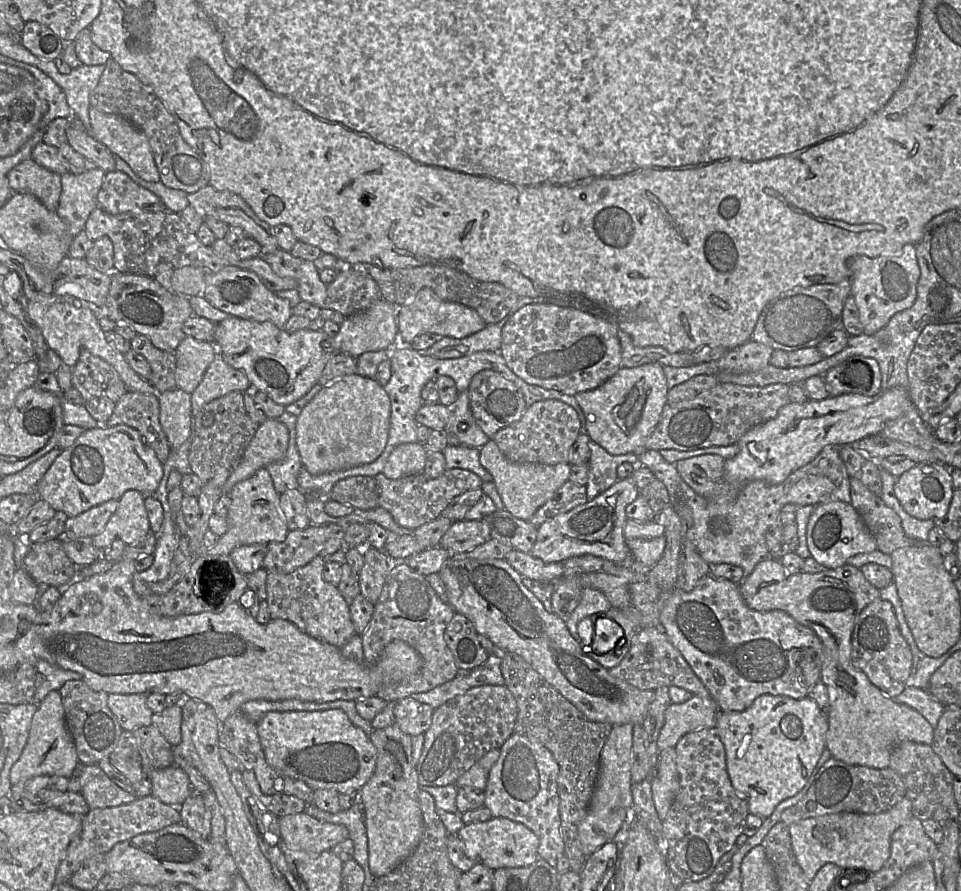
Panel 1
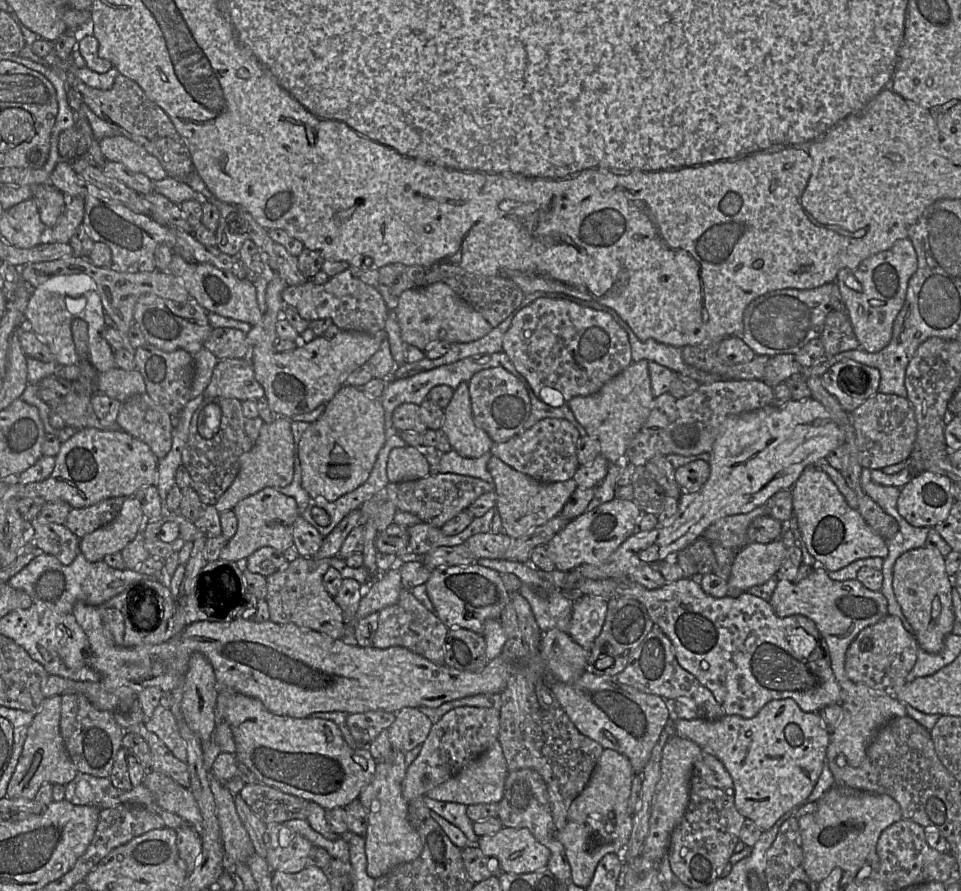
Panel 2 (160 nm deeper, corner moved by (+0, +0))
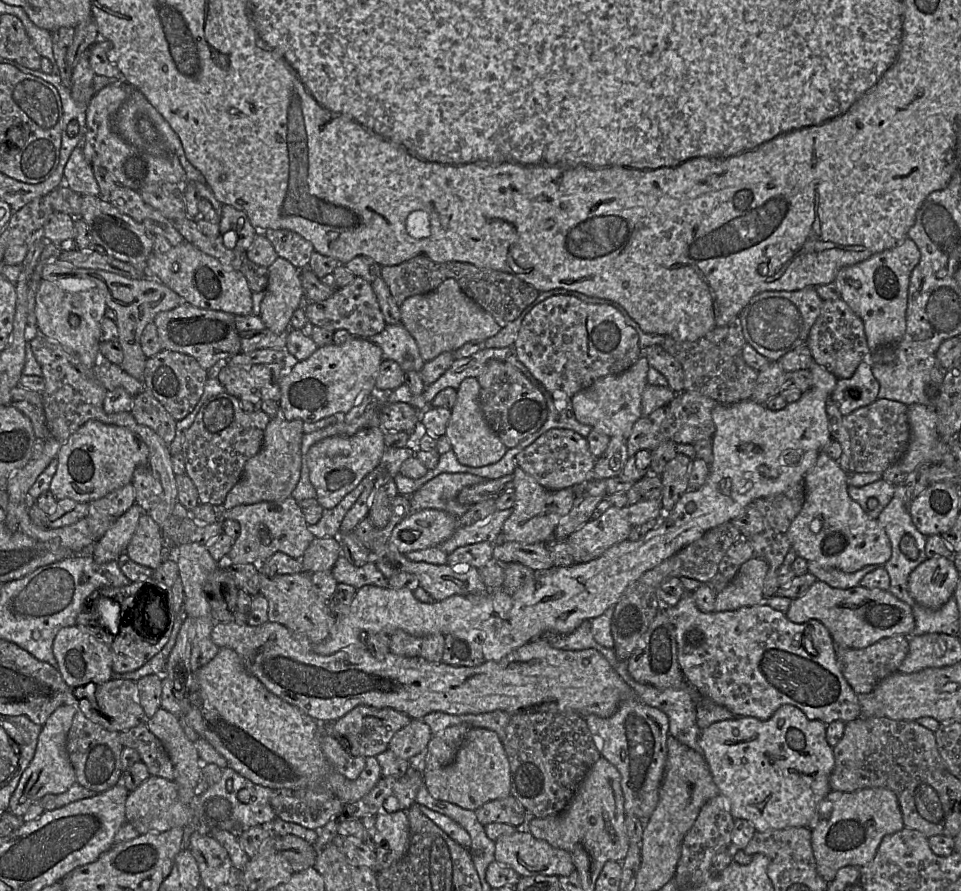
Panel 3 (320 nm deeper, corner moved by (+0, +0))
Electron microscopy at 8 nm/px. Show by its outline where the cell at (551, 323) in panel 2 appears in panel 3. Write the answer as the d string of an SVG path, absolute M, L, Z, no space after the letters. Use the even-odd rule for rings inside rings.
M553 295L534 306L525 316L513 345L520 362L529 369L533 376L539 380L548 391L562 391L566 393L569 398L572 398L572 396L580 390L589 387L594 381L601 377L619 374L627 370L641 356L637 332L625 322L624 317L617 309L609 305L598 305L585 302L568 295Z

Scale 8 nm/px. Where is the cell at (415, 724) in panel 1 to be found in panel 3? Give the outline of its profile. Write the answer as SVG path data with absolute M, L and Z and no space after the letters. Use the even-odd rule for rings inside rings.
M411 719L391 738L389 748L400 758L409 760L426 749L432 733L421 719Z

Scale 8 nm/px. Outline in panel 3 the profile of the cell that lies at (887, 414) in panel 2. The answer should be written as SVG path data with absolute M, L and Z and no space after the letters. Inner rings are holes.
M876 399L873 403L859 408L843 417L851 442L851 473L884 472L896 464L908 448L910 426L908 406L889 399Z

